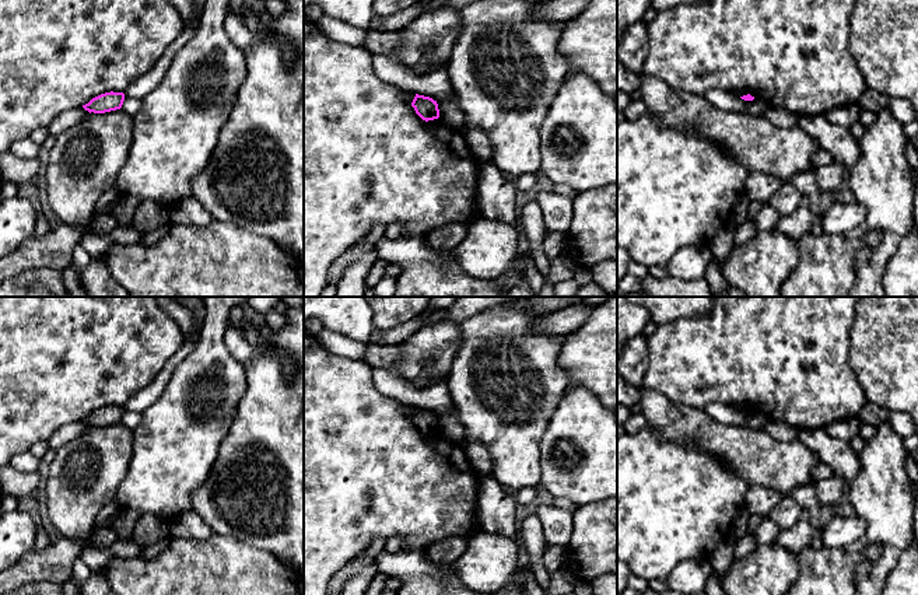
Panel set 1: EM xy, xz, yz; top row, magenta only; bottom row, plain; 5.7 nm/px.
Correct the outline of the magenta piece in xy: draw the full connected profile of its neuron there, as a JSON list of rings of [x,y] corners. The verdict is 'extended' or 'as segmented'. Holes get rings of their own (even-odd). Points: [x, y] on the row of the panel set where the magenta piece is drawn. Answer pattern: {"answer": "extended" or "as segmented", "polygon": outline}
{"answer": "as segmented", "polygon": [[[105,92],[92,98],[88,104],[83,105],[90,113],[105,113],[111,111],[120,109],[125,101],[123,92]]]}

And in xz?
{"answer": "as segmented", "polygon": [[[416,94],[411,106],[416,113],[425,122],[439,118],[439,109],[437,101],[430,97]]]}

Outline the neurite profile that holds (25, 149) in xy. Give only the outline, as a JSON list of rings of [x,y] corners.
[[[31,137],[20,139],[10,147],[10,151],[21,160],[36,160],[39,150],[41,146],[36,144]]]

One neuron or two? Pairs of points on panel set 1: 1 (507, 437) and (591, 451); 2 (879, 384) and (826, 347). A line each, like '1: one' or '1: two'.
1: two
2: two

